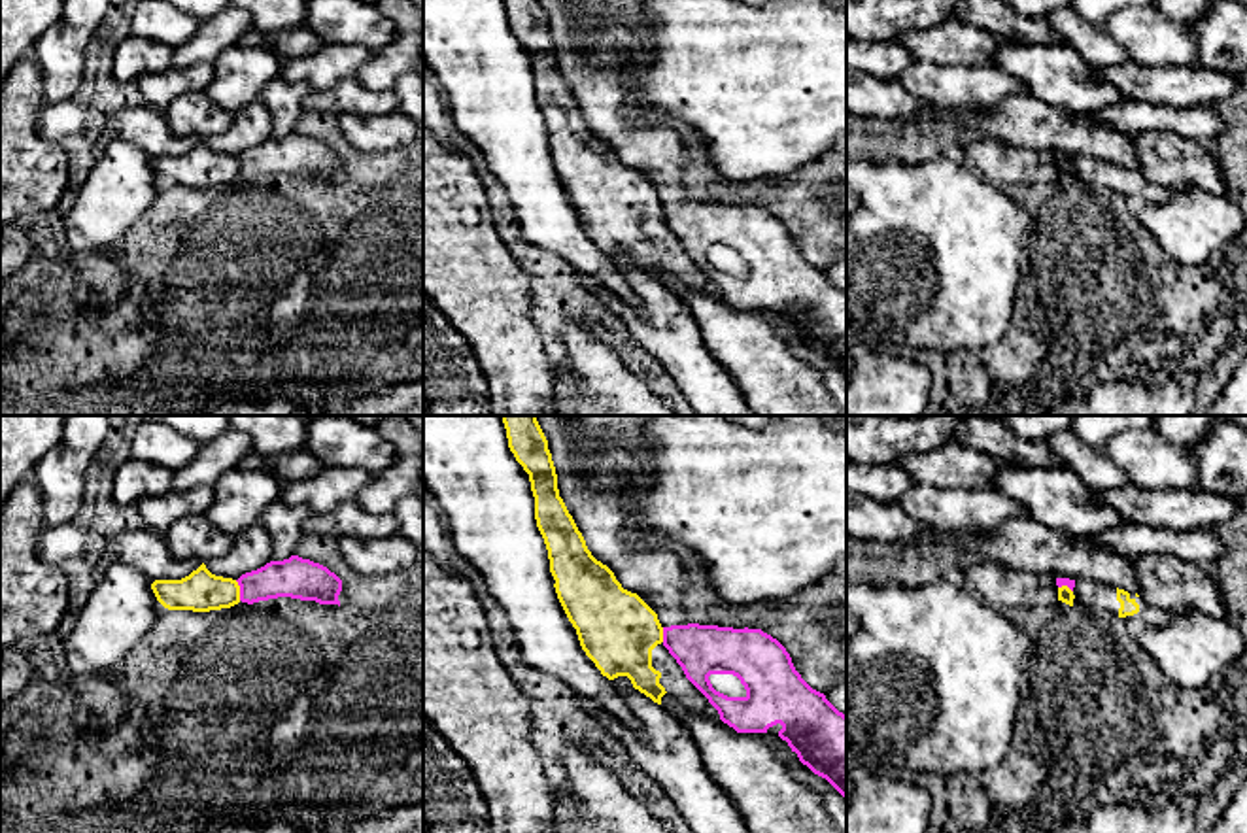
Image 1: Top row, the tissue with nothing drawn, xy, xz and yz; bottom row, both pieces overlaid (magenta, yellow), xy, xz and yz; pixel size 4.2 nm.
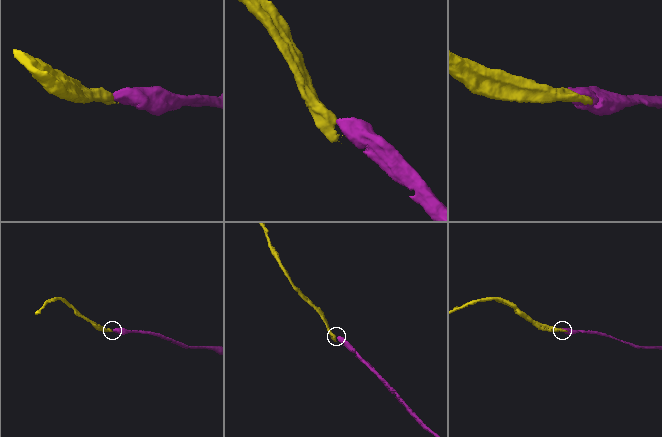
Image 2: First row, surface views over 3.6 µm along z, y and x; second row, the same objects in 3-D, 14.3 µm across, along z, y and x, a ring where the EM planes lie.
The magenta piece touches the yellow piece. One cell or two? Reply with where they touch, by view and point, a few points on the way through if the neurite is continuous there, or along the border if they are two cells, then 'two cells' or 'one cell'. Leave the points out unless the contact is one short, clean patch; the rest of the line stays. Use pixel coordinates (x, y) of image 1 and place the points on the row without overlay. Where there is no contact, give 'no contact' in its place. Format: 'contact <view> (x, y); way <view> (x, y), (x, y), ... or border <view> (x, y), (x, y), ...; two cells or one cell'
contact xy (240, 167); border xy (235, 157), (240, 176); two cells

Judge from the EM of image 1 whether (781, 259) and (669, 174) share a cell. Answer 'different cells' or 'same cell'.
same cell

